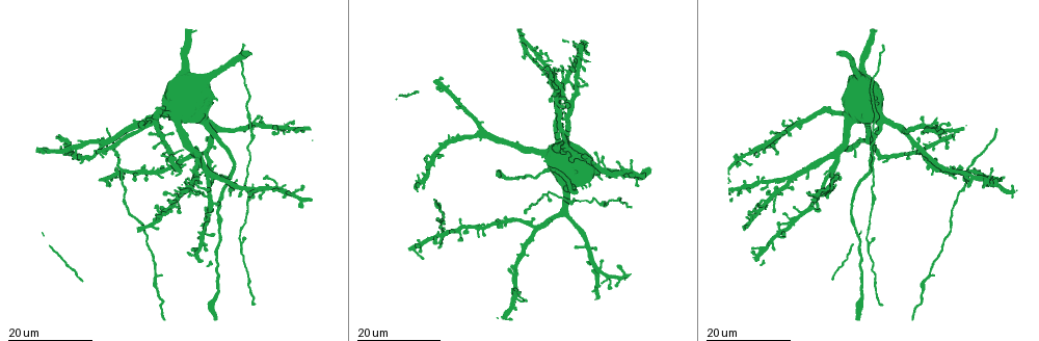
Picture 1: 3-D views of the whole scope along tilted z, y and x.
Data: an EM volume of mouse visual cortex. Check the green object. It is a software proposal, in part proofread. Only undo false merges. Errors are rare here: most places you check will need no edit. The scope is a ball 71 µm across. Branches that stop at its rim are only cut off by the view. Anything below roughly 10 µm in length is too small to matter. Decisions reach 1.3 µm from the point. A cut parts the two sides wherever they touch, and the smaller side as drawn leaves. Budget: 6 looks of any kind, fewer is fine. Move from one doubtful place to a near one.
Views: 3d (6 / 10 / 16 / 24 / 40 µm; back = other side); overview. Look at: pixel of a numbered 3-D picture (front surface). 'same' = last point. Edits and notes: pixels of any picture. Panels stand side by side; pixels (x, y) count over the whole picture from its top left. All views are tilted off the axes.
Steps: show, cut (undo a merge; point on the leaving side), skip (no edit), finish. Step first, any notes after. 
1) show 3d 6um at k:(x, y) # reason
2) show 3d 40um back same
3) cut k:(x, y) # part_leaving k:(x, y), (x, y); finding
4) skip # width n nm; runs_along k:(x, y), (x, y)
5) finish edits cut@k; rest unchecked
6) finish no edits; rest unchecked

show 3d 24um at 1:(874, 132) # three-way junction

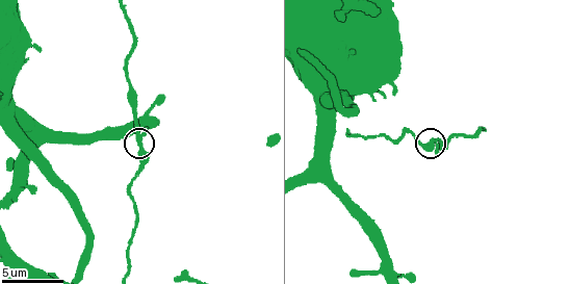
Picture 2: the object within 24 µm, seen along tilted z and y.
show 3d 6um at 2:(140, 137) # closer look

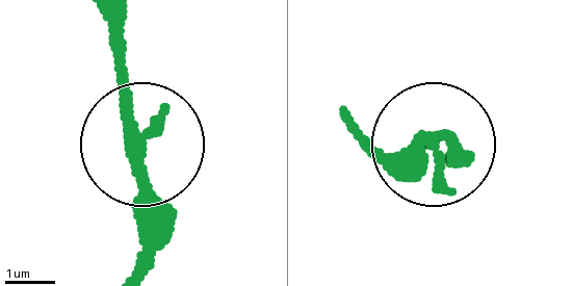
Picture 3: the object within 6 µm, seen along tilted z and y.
skip # width 220 nm; continuous, no second neuron

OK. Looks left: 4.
show 3d 16um at 2:(88, 246)

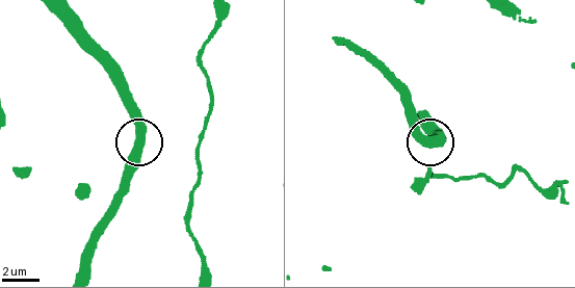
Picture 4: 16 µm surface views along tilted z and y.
skip # continuous, no second neuron

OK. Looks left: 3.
show 3d 24um at 1:(127, 192) # three-way junction

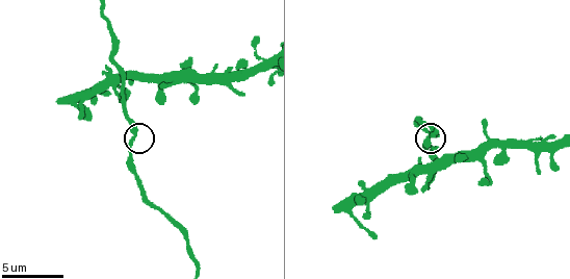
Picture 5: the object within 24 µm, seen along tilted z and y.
show 3d 6um at 5:(429, 135)

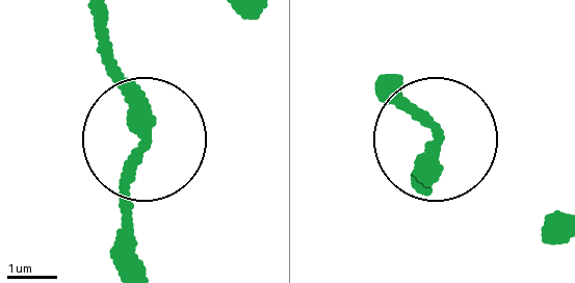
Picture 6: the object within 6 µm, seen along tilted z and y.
skip # runs_along 6:(95, 15), (136, 139), (114, 248); all the same neuron

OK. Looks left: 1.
finish no edits; rest unchecked

